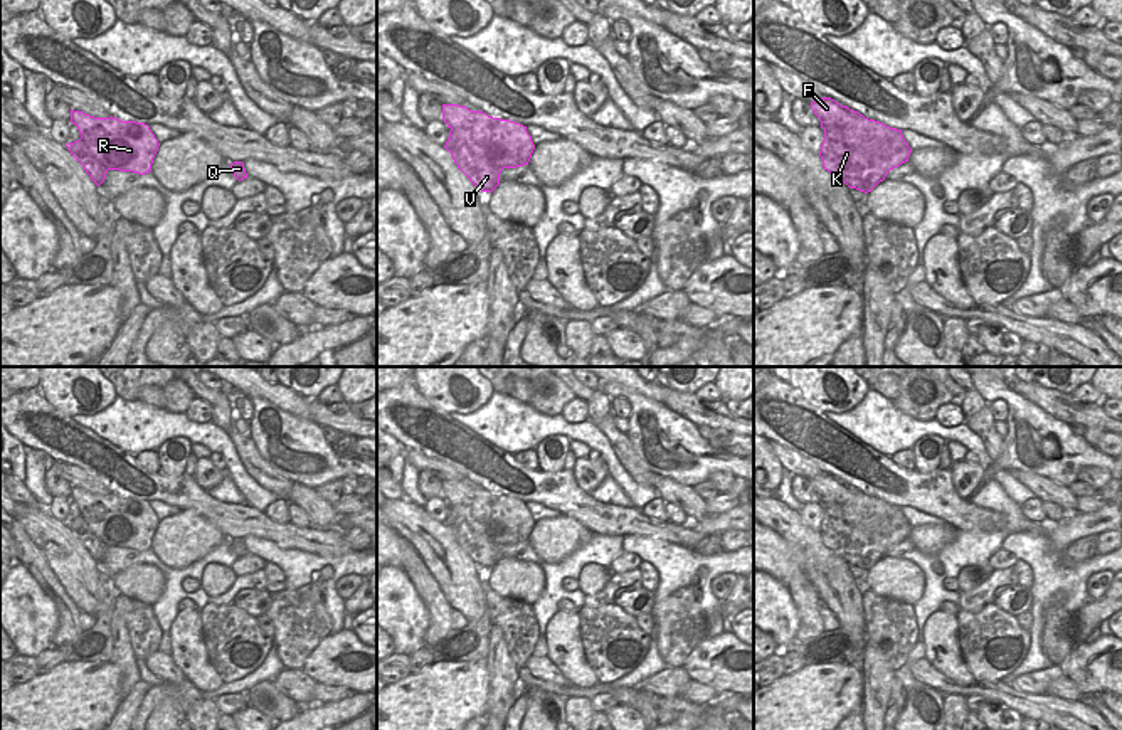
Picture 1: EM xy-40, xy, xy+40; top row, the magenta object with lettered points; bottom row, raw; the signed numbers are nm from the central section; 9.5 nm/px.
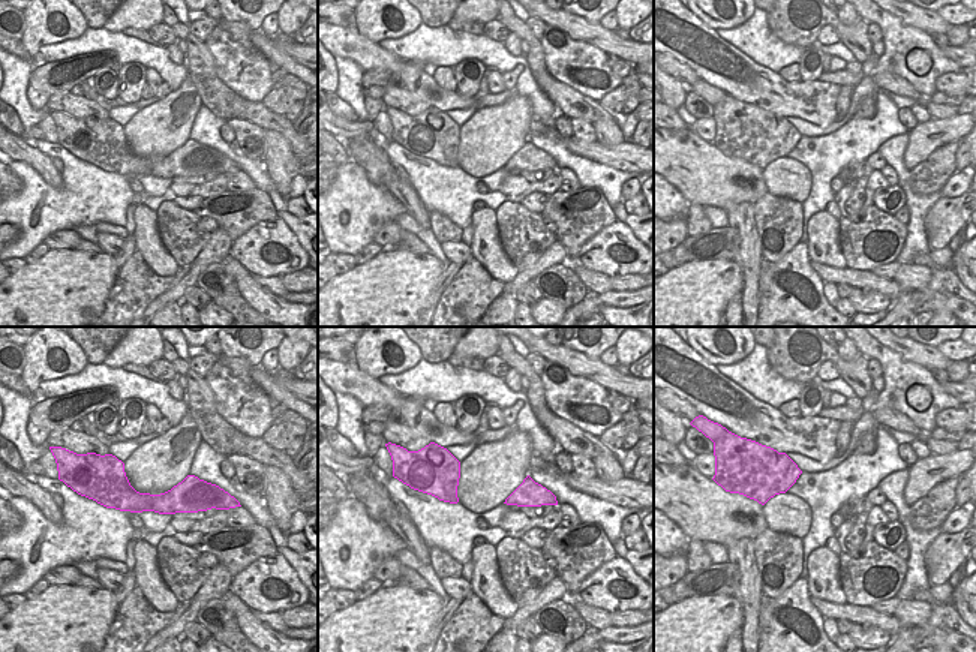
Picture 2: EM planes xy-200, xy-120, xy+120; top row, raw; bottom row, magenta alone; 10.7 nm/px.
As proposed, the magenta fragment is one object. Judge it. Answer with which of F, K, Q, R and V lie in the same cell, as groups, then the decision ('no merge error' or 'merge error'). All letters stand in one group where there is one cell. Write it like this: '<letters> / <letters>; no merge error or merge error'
F Q R / K V; merge error

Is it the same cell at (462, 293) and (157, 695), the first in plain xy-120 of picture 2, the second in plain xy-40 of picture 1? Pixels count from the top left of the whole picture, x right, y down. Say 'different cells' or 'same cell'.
same cell

